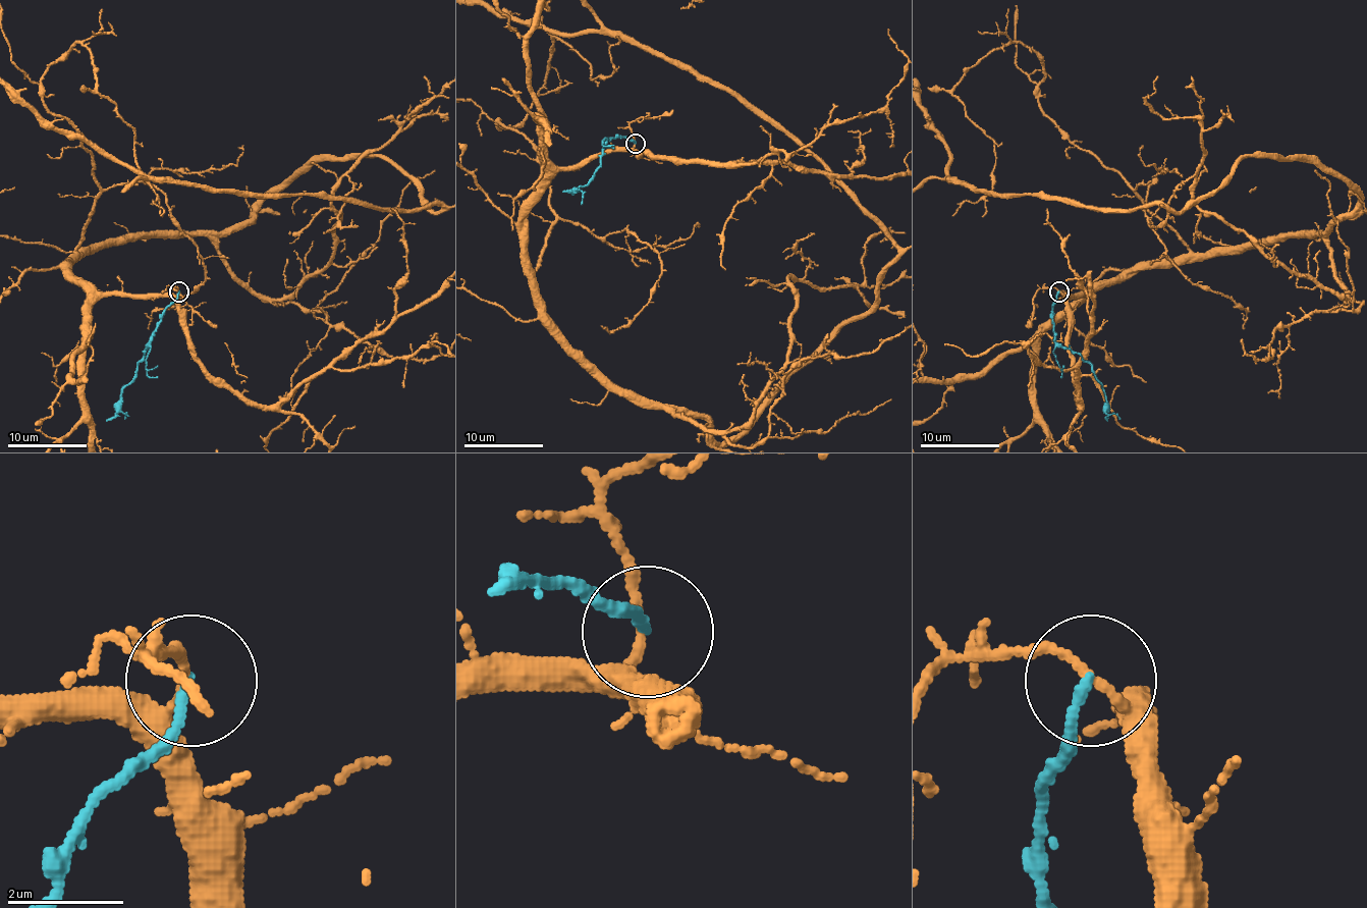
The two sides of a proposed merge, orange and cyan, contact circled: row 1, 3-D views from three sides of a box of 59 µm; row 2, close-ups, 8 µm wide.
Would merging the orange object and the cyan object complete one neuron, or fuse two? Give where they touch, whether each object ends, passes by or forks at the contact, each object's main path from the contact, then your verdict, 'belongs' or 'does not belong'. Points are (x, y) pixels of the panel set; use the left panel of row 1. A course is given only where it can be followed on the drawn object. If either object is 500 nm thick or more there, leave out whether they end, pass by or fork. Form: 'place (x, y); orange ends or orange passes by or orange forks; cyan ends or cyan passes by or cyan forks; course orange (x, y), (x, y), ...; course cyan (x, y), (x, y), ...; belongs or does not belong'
place (179, 291); orange passes by; cyan ends; course cyan (179, 291), (144, 350), (137, 377), (122, 390), (120, 411), (126, 415), (124, 418); does not belong

